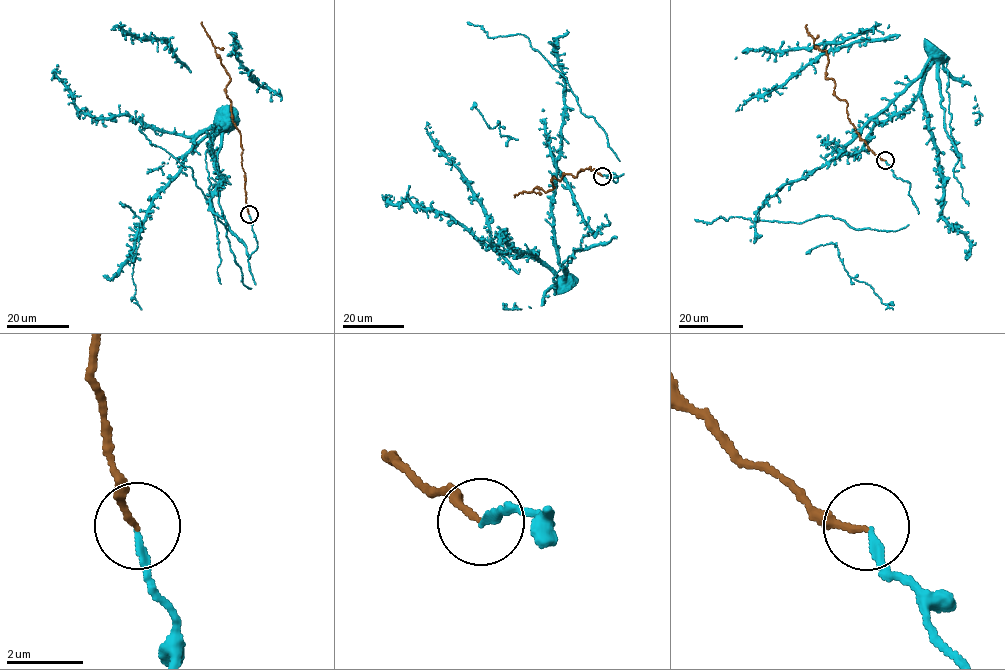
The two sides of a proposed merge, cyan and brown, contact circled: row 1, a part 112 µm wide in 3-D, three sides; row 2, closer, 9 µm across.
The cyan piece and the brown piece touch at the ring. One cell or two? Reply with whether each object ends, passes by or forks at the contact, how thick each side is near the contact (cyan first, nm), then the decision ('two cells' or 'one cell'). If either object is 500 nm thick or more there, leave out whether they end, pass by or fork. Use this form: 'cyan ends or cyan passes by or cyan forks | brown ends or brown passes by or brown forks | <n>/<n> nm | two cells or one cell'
cyan ends | brown ends | 140/150 nm | one cell

